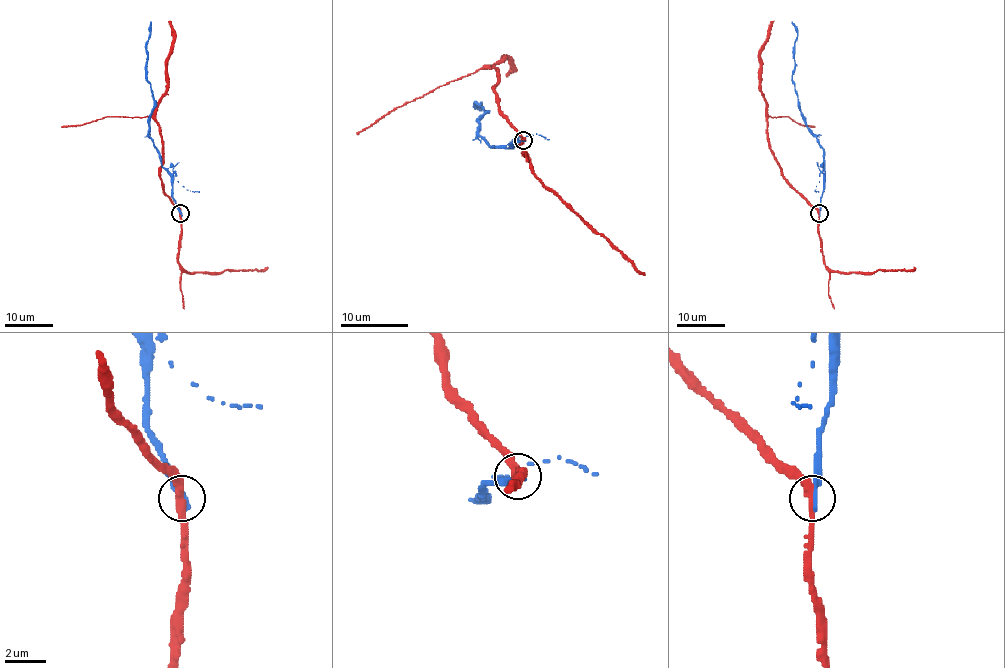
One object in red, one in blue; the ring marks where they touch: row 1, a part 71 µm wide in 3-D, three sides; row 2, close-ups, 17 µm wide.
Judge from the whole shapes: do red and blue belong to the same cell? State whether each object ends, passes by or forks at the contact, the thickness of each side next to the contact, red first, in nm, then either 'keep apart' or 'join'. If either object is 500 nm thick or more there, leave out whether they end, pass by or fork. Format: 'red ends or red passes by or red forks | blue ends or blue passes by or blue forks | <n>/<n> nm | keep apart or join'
red passes by | blue ends | 380/320 nm | keep apart

